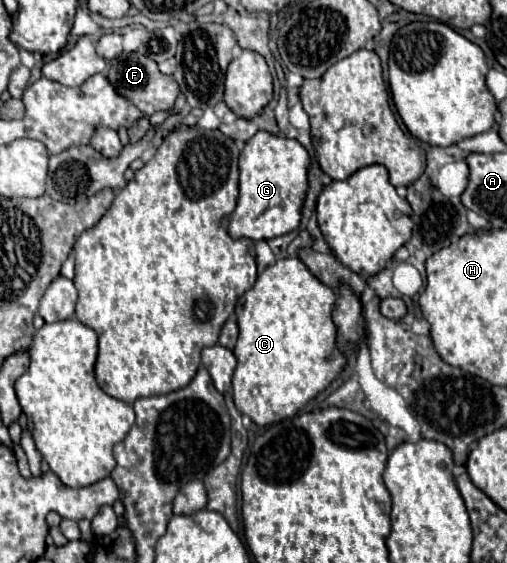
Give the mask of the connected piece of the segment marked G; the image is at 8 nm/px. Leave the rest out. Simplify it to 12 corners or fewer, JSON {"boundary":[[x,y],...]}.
{"boundary":[[257,132],[239,158],[231,238],[295,230],[309,154]]}

